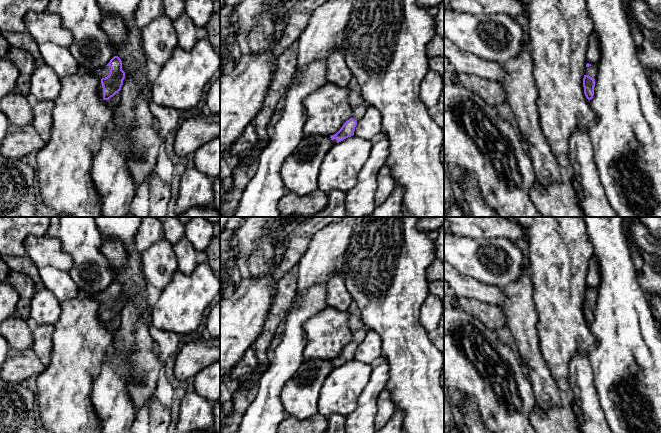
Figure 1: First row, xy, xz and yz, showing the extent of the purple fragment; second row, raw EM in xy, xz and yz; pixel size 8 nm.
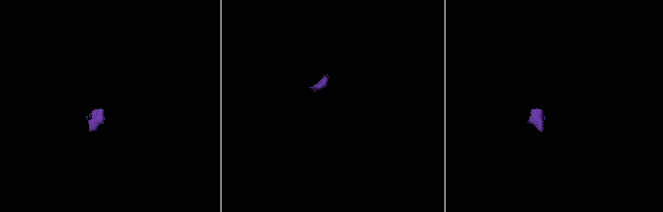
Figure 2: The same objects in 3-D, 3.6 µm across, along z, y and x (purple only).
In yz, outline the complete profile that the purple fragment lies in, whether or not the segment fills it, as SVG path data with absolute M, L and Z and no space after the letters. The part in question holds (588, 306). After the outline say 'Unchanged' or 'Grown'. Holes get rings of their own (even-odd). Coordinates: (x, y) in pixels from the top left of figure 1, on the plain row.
M587 287L585 299L583 302L583 311L584 311L584 318L588 324L591 324L594 320L596 297L597 291Z. Grown

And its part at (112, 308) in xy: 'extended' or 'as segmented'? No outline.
extended

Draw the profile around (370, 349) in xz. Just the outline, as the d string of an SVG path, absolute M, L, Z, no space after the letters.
M368 330L364 340L357 346L354 360L372 363L382 356L382 339L375 331Z

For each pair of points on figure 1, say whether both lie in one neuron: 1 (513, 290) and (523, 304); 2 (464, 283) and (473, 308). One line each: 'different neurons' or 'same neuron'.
1: same neuron
2: different neurons

